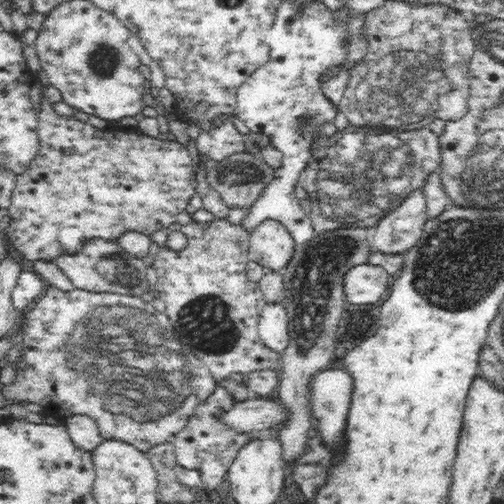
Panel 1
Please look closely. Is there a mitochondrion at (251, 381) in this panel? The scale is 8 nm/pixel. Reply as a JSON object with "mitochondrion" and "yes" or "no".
{"mitochondrion":"no"}

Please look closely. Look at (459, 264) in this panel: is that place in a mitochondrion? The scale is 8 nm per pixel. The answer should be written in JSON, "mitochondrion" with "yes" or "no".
{"mitochondrion":"yes"}

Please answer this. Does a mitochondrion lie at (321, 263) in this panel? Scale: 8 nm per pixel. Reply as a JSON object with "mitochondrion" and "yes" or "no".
{"mitochondrion":"yes"}

